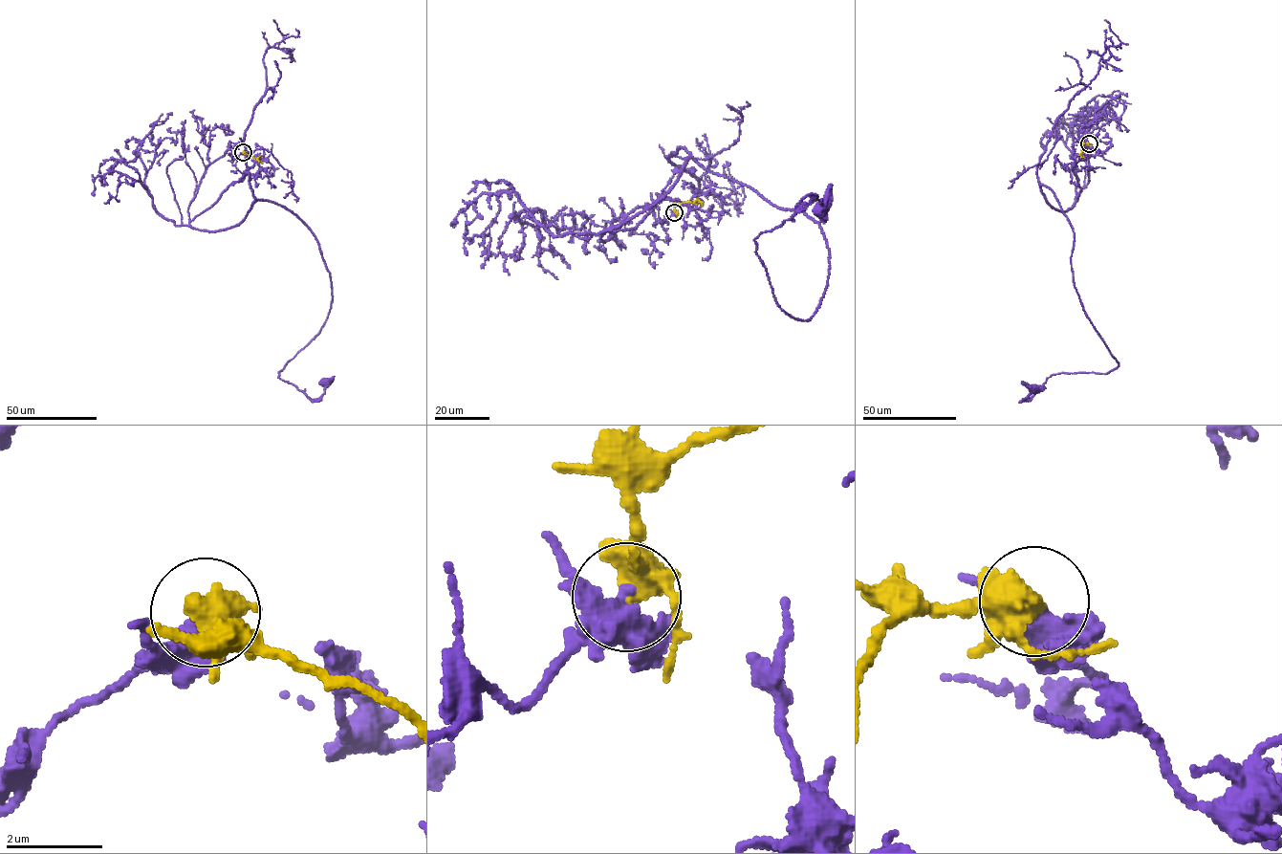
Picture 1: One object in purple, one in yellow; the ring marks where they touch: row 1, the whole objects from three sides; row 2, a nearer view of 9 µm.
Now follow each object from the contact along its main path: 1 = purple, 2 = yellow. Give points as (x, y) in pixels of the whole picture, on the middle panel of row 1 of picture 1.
1: (675, 212), (633, 208), (600, 240), (691, 158), (815, 222), (830, 271), (804, 320), (754, 239), (822, 206)
2: (675, 212), (675, 207), (684, 202), (698, 200), (702, 207)

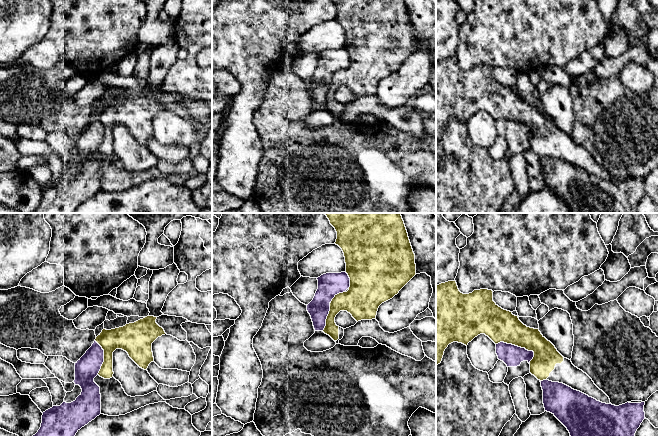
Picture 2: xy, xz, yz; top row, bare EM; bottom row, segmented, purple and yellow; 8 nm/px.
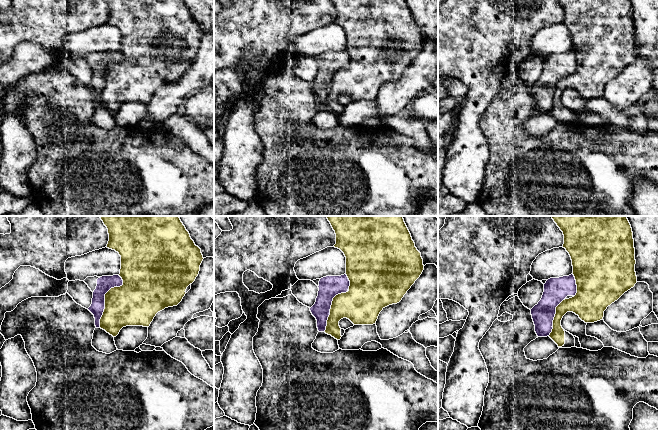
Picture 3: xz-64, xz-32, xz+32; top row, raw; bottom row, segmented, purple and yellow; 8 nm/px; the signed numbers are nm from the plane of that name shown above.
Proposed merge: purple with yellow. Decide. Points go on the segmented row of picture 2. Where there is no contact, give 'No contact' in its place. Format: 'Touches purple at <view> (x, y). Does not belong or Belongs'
Touches purple at yz (517, 346). Does not belong

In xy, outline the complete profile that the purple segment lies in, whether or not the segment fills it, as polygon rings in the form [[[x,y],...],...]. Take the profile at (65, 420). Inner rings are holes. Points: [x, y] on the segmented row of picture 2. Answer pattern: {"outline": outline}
{"outline": [[[94,341],[86,353],[75,363],[75,385],[82,389],[81,394],[71,403],[63,402],[60,406],[43,412],[42,423],[38,432],[33,436],[75,436],[89,422],[101,414],[100,387],[94,382],[104,362],[104,350]]]}

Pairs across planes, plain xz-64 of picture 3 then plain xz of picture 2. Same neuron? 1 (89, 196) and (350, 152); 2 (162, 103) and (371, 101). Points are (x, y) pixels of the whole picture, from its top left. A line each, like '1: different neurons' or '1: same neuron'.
1: same neuron
2: different neurons

